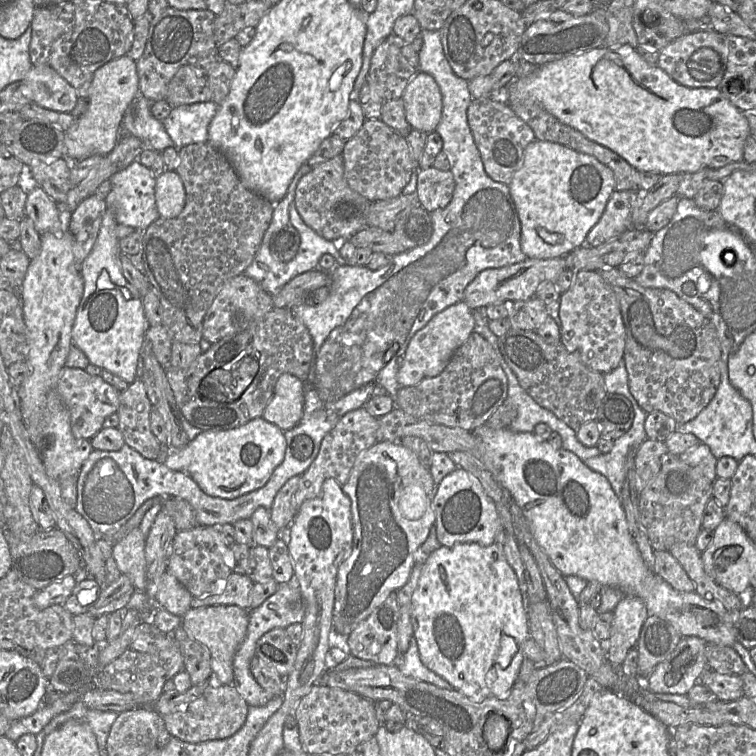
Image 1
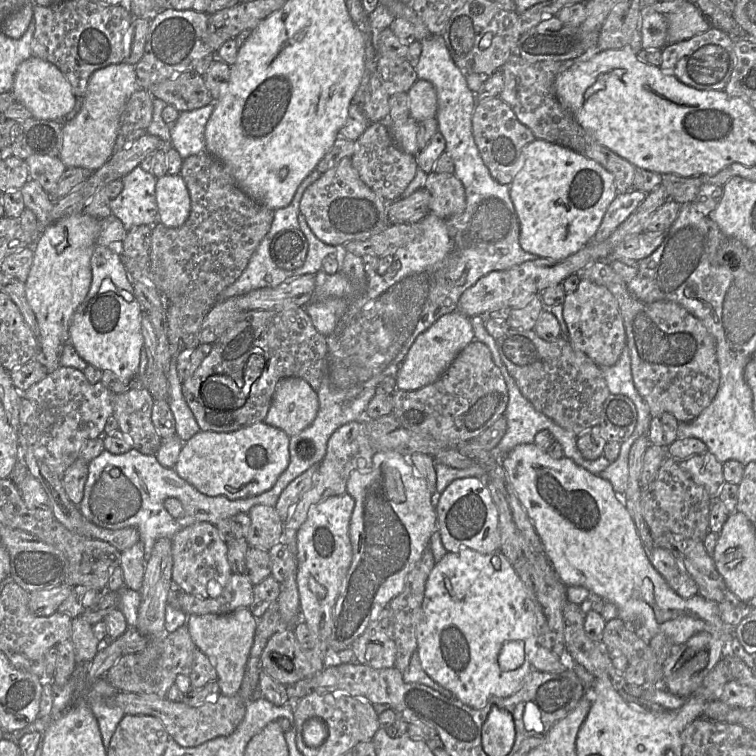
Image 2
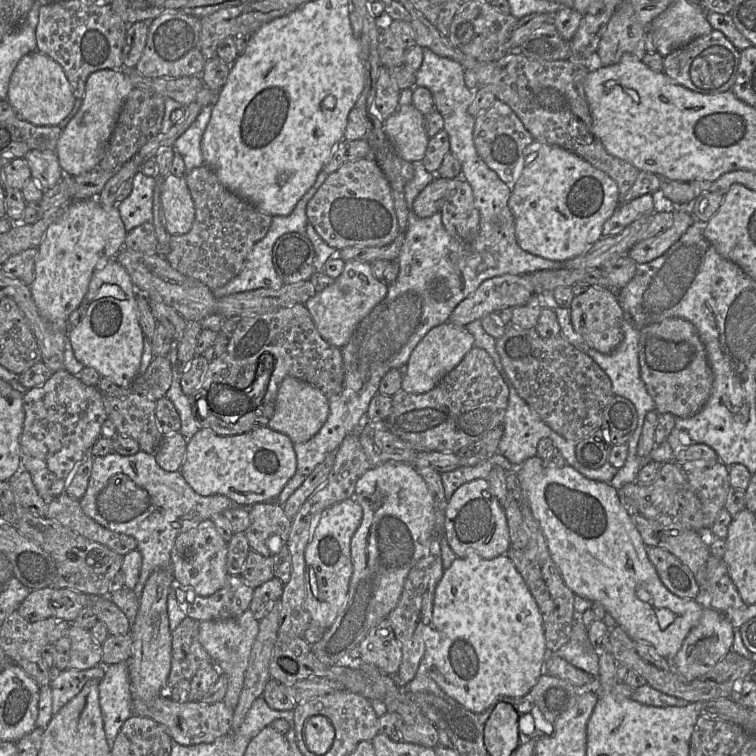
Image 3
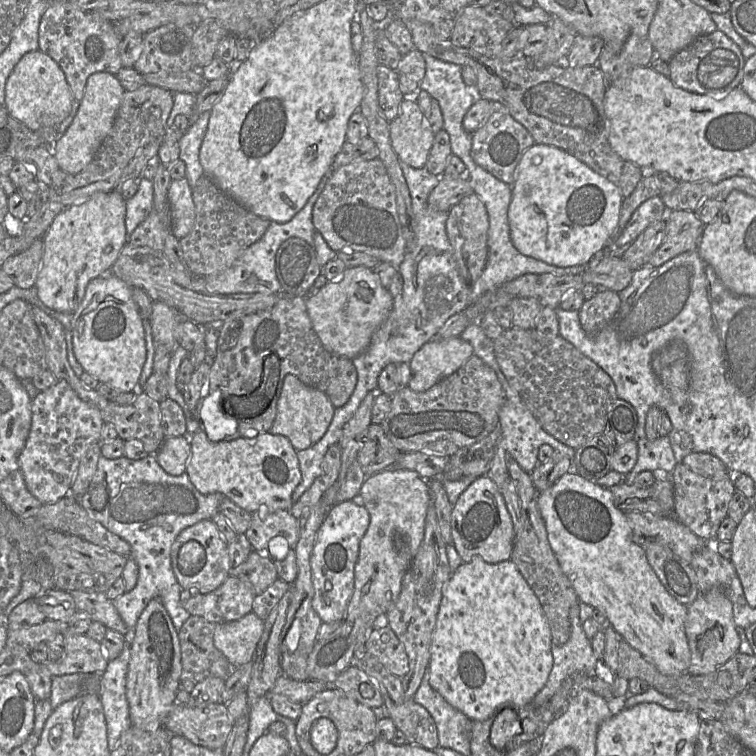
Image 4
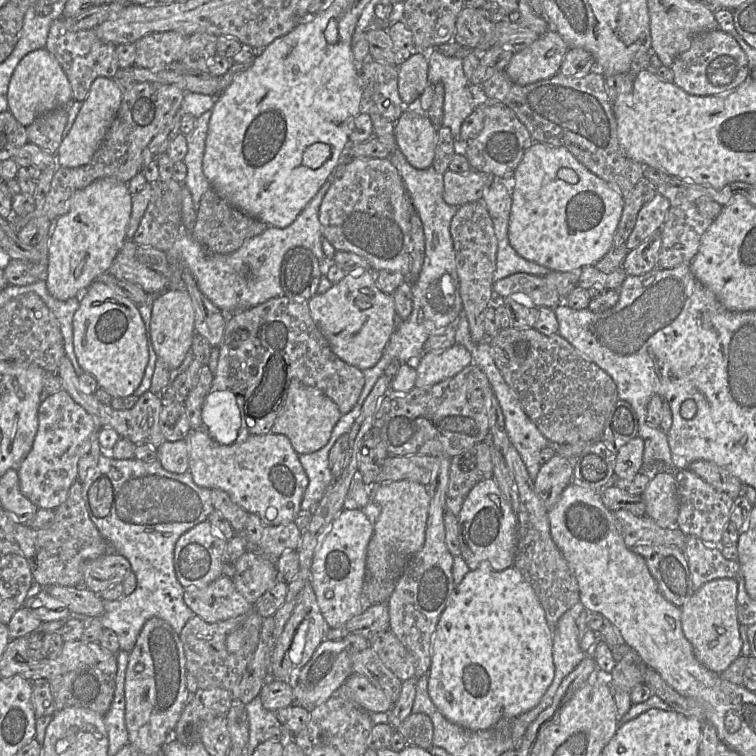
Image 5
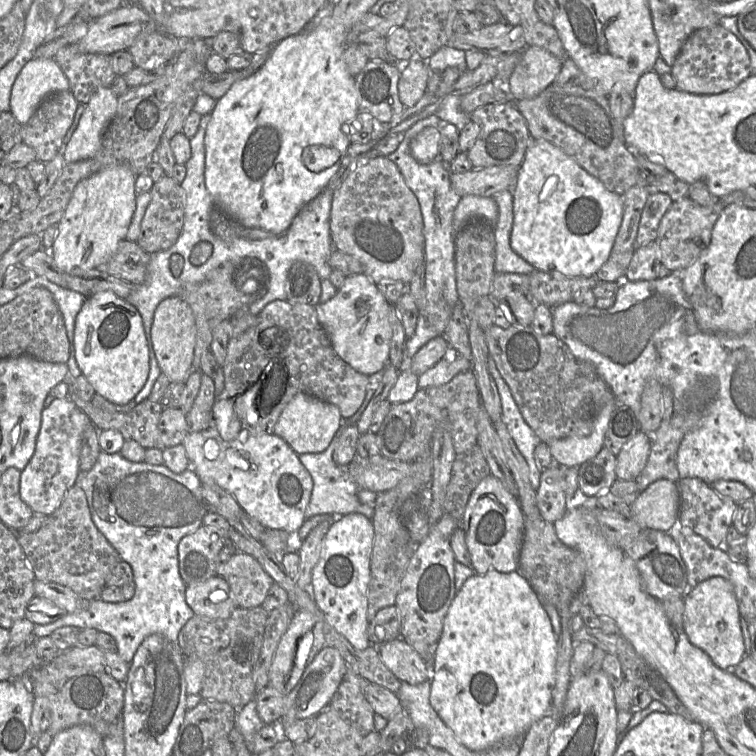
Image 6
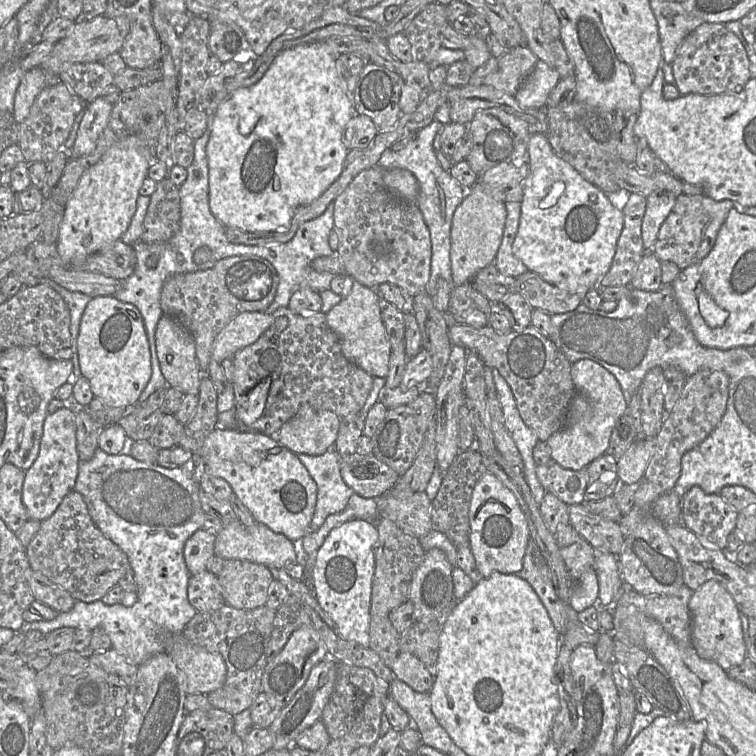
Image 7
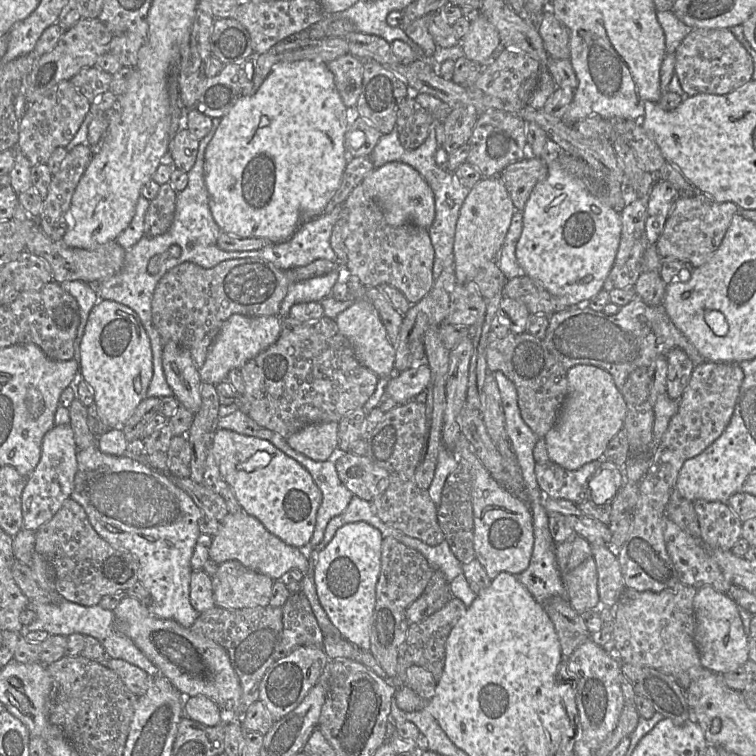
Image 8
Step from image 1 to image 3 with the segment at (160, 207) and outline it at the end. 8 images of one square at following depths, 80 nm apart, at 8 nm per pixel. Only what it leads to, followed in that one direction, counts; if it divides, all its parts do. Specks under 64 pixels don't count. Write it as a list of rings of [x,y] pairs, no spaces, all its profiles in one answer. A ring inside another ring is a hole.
[[[171,174],[161,178],[160,199],[165,229],[170,235],[186,234],[195,218],[194,202],[186,179]]]

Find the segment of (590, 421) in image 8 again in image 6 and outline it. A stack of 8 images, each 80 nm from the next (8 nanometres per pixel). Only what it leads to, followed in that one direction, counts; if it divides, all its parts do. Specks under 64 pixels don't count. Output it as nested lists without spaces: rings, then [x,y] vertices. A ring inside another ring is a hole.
[[[616,399],[608,401],[592,422],[592,431],[584,437],[566,437],[548,444],[553,462],[560,466],[579,467],[595,457],[604,447],[604,437],[611,414],[617,406]]]

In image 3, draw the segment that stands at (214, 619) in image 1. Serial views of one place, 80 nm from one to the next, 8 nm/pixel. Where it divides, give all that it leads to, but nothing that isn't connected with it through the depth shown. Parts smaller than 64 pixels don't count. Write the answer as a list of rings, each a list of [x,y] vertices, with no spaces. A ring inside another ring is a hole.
[[[249,609],[234,618],[199,621],[199,641],[210,655],[214,665],[228,679],[227,692],[223,701],[233,710],[238,704],[244,686],[245,673],[258,632],[259,621]]]

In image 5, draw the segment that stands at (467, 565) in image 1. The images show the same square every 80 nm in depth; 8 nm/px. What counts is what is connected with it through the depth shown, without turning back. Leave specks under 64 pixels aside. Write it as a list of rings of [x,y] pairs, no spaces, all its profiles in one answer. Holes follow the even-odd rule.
[[[484,561],[478,569],[470,570],[462,582],[455,585],[449,601],[439,618],[433,637],[428,692],[435,707],[447,720],[458,726],[475,731],[488,730],[502,719],[518,717],[534,708],[551,685],[554,675],[553,631],[546,621],[545,611],[534,589],[523,577],[519,569],[513,565],[505,570],[496,571],[488,561]]]

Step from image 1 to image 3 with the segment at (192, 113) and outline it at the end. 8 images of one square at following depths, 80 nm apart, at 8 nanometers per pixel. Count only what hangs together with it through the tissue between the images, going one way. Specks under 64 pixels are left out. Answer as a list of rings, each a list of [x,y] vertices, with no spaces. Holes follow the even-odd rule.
[[[212,105],[204,107],[192,125],[175,141],[173,148],[182,156],[186,172],[204,164],[201,141],[212,113]]]

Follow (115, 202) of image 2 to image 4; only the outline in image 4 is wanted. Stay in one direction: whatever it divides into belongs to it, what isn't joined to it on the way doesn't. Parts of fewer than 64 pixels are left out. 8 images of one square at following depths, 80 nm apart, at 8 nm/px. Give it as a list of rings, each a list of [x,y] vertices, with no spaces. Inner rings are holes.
[[[141,177],[139,179],[138,191],[132,198],[126,200],[125,225],[127,242],[129,236],[153,209],[153,193],[153,181]]]

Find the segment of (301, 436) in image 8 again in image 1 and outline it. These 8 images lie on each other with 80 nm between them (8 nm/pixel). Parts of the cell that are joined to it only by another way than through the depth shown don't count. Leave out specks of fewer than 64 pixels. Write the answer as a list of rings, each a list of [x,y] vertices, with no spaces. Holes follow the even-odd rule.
[[[282,374],[274,387],[274,394],[263,413],[263,418],[282,431],[294,428],[304,410],[303,382],[296,376]]]

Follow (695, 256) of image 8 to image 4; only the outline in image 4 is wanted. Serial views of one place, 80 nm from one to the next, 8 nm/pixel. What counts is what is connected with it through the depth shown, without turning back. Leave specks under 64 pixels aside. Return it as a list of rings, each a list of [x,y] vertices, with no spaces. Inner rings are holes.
[[[670,210],[665,221],[665,239],[648,262],[655,267],[679,254],[697,250],[705,227],[694,211],[689,210]]]

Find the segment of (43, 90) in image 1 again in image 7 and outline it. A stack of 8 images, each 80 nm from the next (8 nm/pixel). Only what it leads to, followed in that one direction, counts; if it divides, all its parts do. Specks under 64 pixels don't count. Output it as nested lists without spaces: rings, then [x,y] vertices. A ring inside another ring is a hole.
[[[41,66],[34,67],[24,73],[16,90],[13,116],[17,123],[23,122],[37,95],[46,87],[60,81],[59,76],[46,72]]]

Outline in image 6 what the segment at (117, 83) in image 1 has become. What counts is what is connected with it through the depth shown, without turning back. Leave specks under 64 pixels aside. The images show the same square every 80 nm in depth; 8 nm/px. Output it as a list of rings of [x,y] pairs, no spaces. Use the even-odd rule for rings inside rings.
[[[100,87],[94,92],[63,150],[65,163],[85,160],[96,154],[102,136],[116,114],[117,106],[118,96],[110,87]]]

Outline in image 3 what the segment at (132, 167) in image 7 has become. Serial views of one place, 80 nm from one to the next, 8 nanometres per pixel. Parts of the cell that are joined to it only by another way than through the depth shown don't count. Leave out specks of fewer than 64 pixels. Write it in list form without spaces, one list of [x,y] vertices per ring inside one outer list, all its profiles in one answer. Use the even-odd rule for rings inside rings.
[[[97,199],[73,201],[63,216],[48,227],[38,246],[34,280],[29,288],[42,316],[53,325],[67,325],[70,315],[77,309],[88,291],[97,262],[101,258],[115,258],[123,248],[126,235],[126,229],[116,206],[104,207]]]

